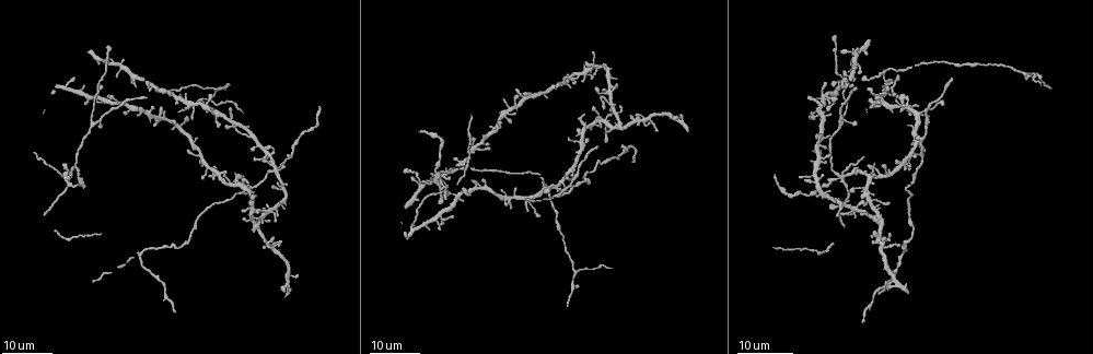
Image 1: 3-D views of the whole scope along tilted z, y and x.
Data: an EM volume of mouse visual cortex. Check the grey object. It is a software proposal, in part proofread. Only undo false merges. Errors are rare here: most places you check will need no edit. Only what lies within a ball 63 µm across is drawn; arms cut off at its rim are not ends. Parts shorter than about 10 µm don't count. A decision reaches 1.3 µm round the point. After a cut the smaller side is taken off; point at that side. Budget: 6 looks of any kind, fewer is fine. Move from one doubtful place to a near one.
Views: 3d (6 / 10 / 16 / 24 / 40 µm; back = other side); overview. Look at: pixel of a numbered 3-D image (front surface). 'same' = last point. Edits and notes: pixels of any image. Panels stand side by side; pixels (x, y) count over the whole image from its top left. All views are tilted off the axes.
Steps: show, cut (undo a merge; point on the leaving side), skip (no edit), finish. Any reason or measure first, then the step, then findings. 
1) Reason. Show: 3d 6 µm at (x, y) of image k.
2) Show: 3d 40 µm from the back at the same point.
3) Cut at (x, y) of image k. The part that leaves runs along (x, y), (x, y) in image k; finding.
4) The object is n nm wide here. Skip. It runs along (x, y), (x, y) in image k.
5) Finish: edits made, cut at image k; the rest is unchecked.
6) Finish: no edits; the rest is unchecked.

Four or more arms meet. Show: 3d 24 µm at (843, 178) of image 1.

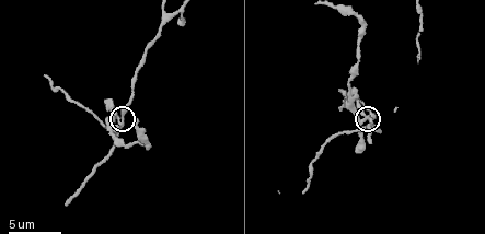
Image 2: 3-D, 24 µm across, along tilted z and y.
Show: 3d 6 µm at (364, 118) of image 2.

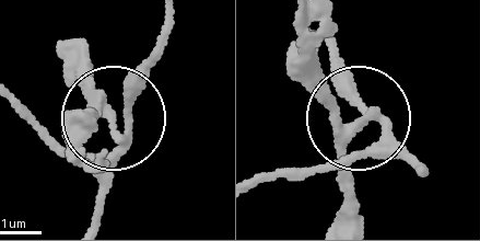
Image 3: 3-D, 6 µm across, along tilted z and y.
Other side. Show: 3d 6 µm from the back at (110, 122) of image 3.

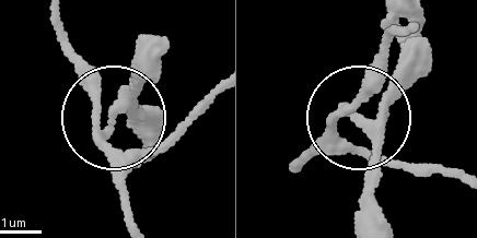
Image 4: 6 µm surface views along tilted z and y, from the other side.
The side arm is 17 µm long. Cut at (132, 93) of image 4. A second neuron is stuck on.

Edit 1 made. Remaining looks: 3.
Show: overview.

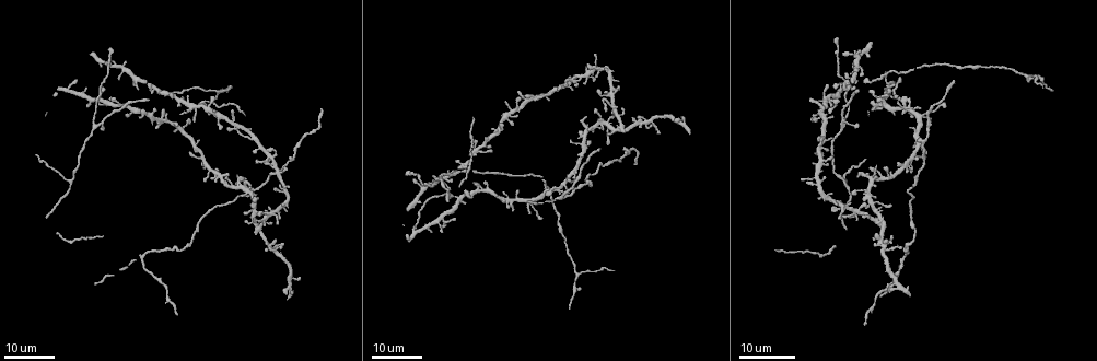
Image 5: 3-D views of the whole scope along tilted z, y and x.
Arms part here. Show: 3d 24 µm at (96, 128) of image 5.

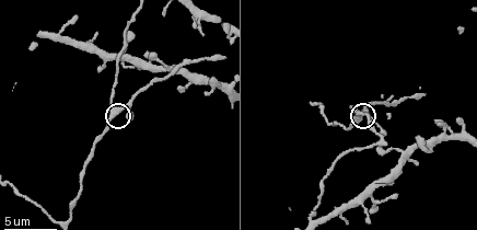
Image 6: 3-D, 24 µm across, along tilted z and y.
Show: 3d 6 µm at (118, 109) of image 6.

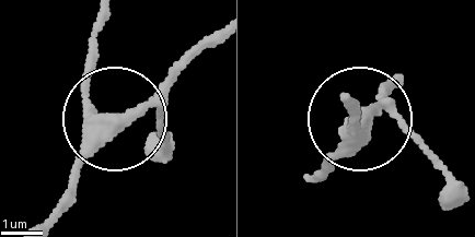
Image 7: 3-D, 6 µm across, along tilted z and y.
The side arm is 13 µm long. Skip. It runs along (310, 177), (321, 179), (391, 93) in image 7; all the same neuron.

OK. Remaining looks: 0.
Finish: edits made, cut at image 4; the rest is unchecked.

